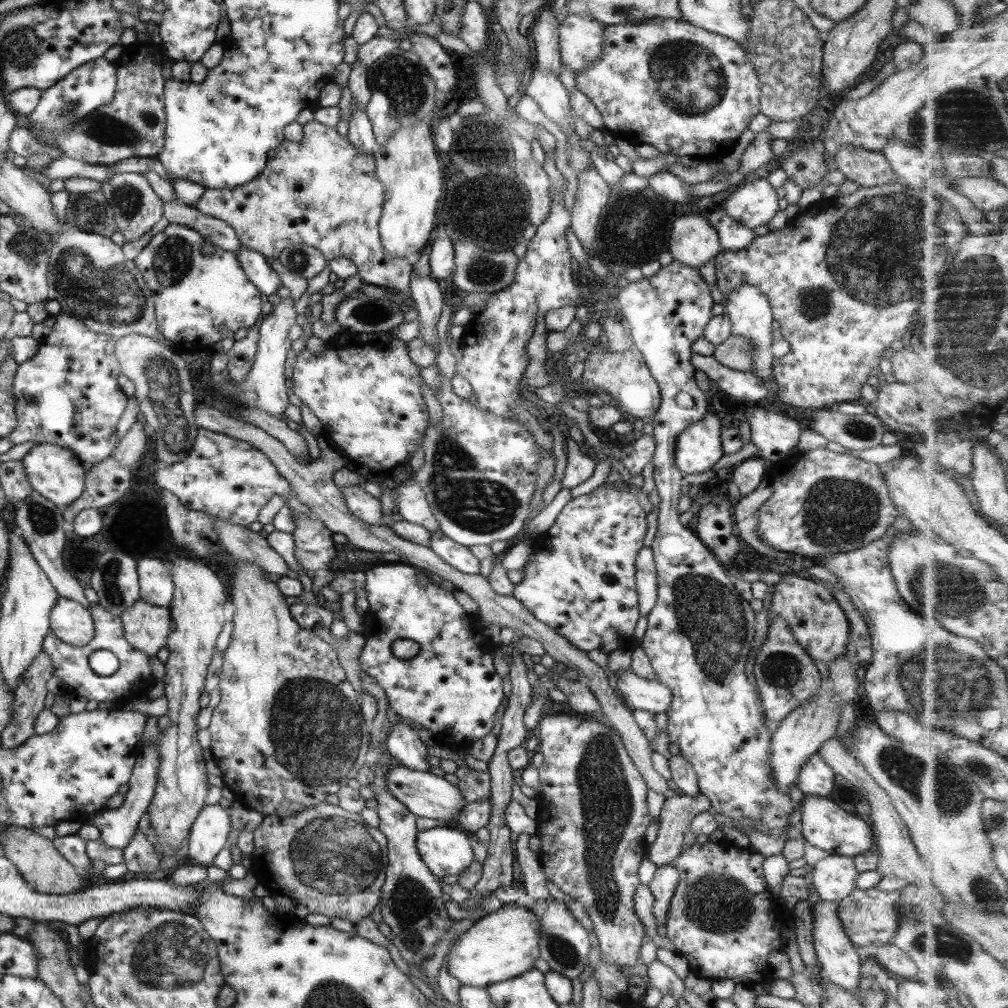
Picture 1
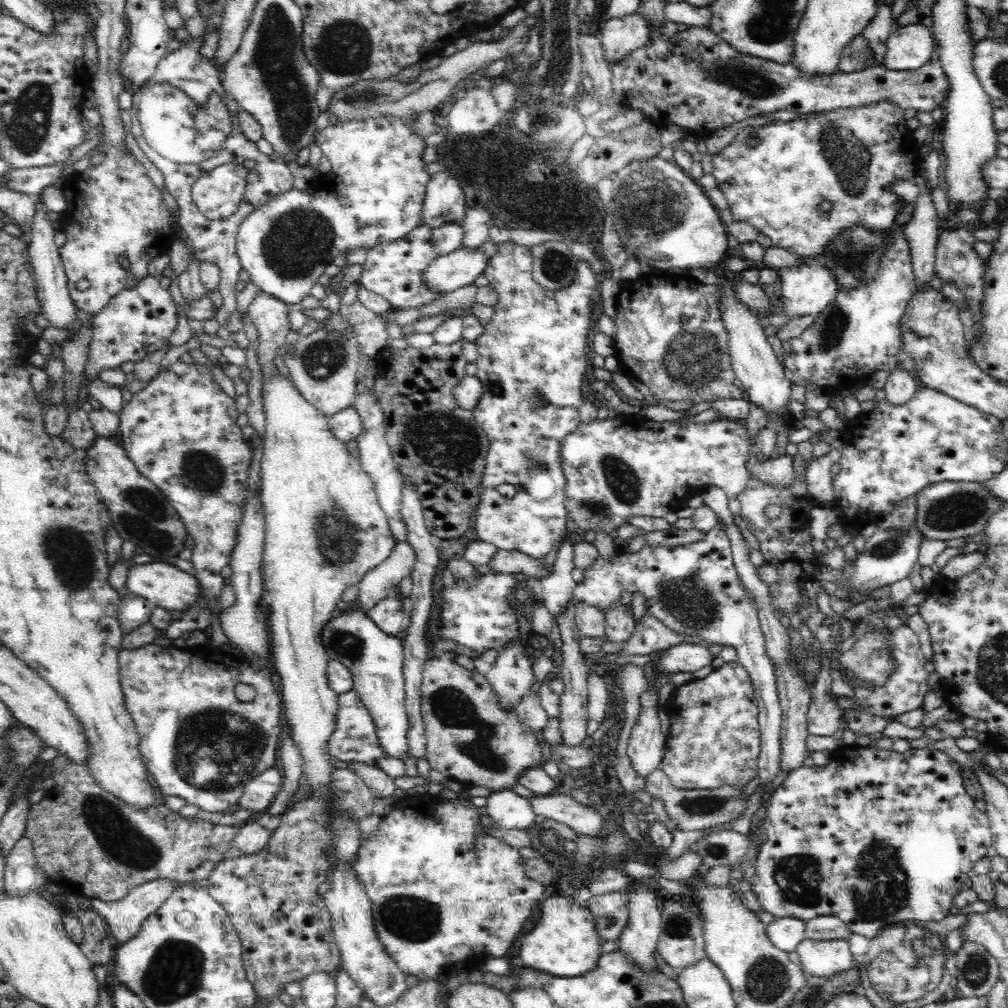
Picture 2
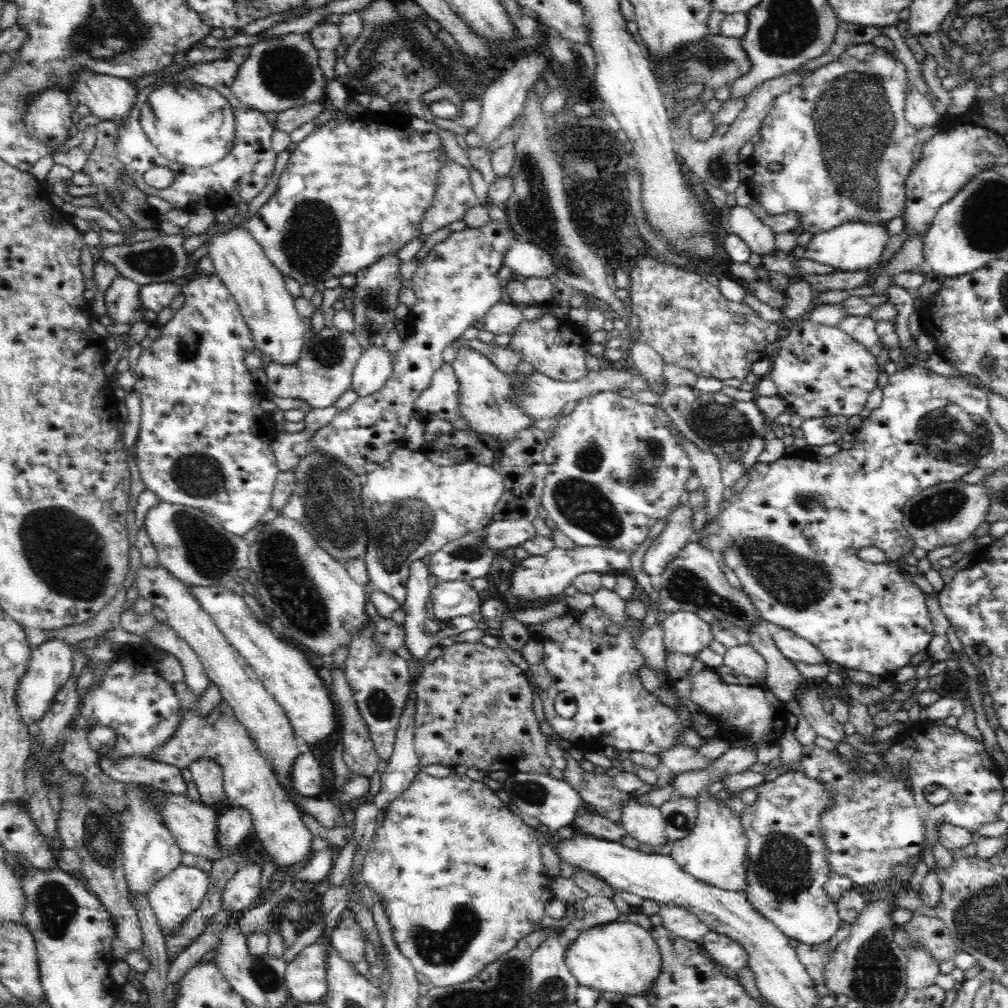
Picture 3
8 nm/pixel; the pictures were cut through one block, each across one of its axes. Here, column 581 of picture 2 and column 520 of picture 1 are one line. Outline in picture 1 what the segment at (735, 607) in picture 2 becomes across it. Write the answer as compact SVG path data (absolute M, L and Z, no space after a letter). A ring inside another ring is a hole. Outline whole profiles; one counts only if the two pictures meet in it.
M624 482L619 484L601 484L591 492L571 498L560 510L553 524L544 533L543 538L532 546L535 554L535 562L526 563L523 567L523 578L513 586L512 596L515 597L539 622L545 623L570 642L575 648L587 652L599 650L608 655L610 652L619 649L633 648L633 628L639 618L637 608L637 593L635 592L634 561L638 551L643 547L643 537L647 524L645 523L646 513L638 503L637 496L632 488L625 486Z

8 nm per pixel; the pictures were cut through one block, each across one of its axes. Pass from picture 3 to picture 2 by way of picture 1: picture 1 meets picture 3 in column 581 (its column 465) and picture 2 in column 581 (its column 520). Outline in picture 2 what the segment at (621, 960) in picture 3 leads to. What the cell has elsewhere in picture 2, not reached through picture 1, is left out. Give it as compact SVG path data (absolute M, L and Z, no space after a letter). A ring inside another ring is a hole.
M553 896L543 898L540 902L540 917L532 928L520 941L519 953L523 966L538 969L543 973L558 977L574 977L584 974L594 968L594 964L600 957L600 939L594 929L594 917L586 907L578 905L571 897Z

